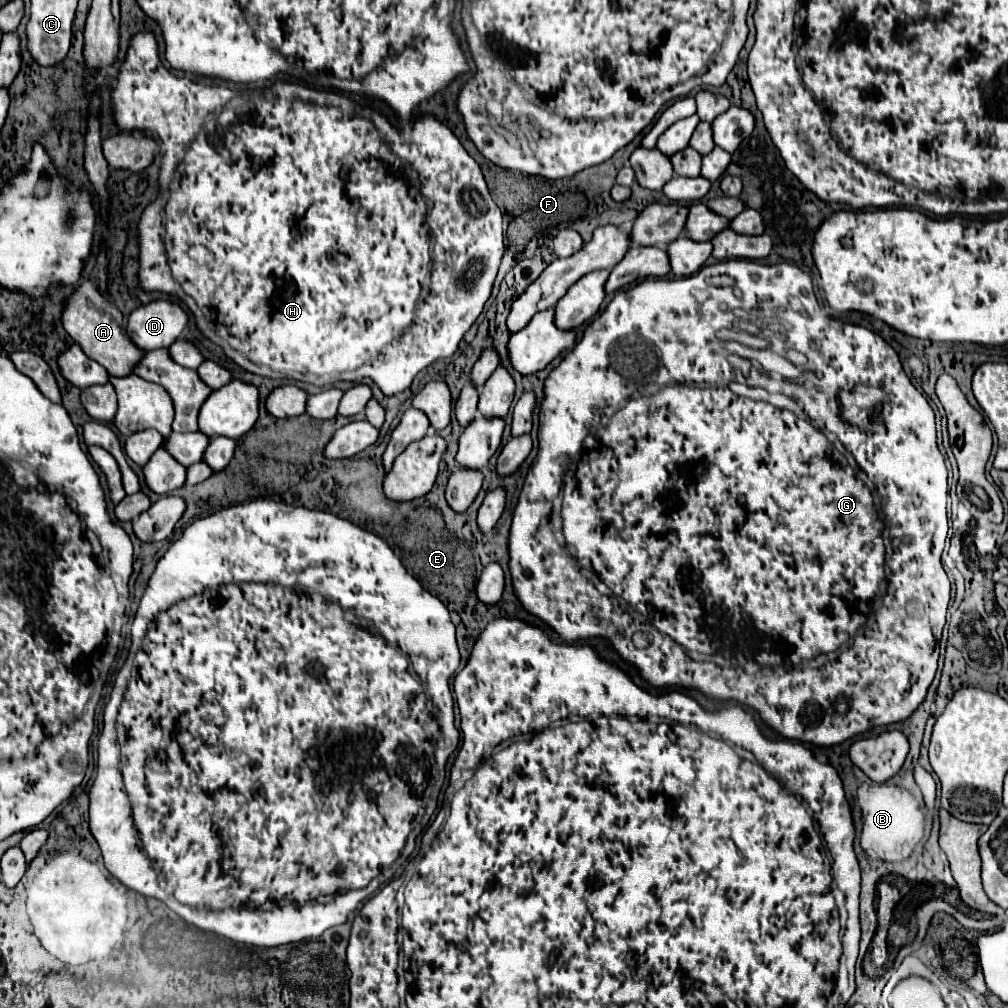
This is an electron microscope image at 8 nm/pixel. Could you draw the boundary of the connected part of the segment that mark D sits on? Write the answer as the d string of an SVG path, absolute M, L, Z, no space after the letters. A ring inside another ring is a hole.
M156 300L136 308L128 316L126 334L140 350L168 348L186 328L186 312L168 300Z

